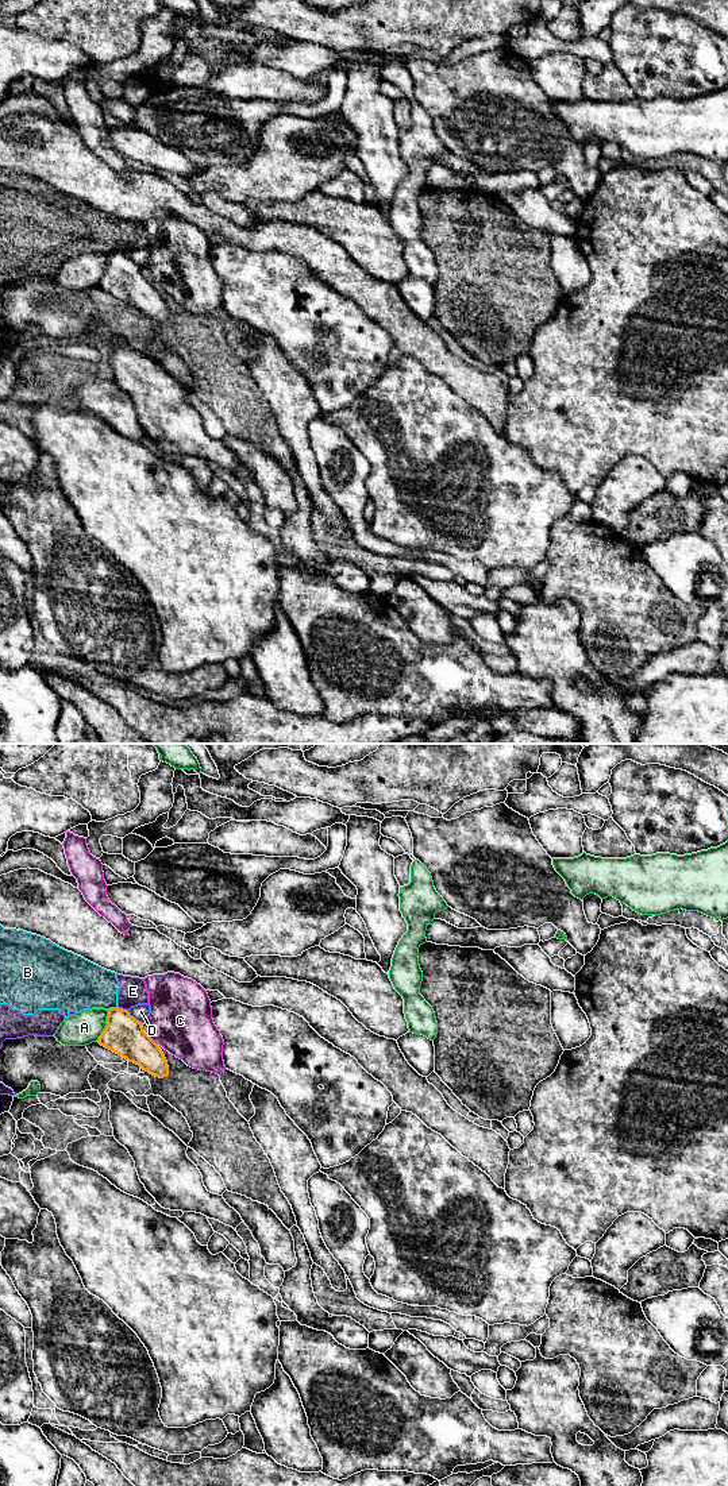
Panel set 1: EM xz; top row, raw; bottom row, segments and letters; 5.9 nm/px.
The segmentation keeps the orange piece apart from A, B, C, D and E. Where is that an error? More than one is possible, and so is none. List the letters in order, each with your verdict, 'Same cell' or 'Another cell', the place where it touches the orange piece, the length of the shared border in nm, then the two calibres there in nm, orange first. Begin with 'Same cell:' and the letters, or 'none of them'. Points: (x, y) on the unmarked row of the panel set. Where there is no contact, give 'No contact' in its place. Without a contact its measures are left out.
Same cell: none of them
A: Another cell. Touches orange at xz (107, 269). Shared border 200 nm. Thickness 240 nm (orange) against 200 nm
B: Another cell. Touches orange at xz (112, 253). Shared border 60 nm. Thickness 240 nm (orange) against 300 nm
C: Another cell. Touches orange at xz (153, 285). Shared border 80 nm. Thickness 240 nm (orange) against 380 nm
D: Another cell. Touches orange at xz (134, 262). Shared border 120 nm. Thickness 240 nm (orange) against 90 nm
E: Another cell. Touches orange at xz (122, 253). Shared border 70 nm. Thickness 240 nm (orange) against 160 nm

